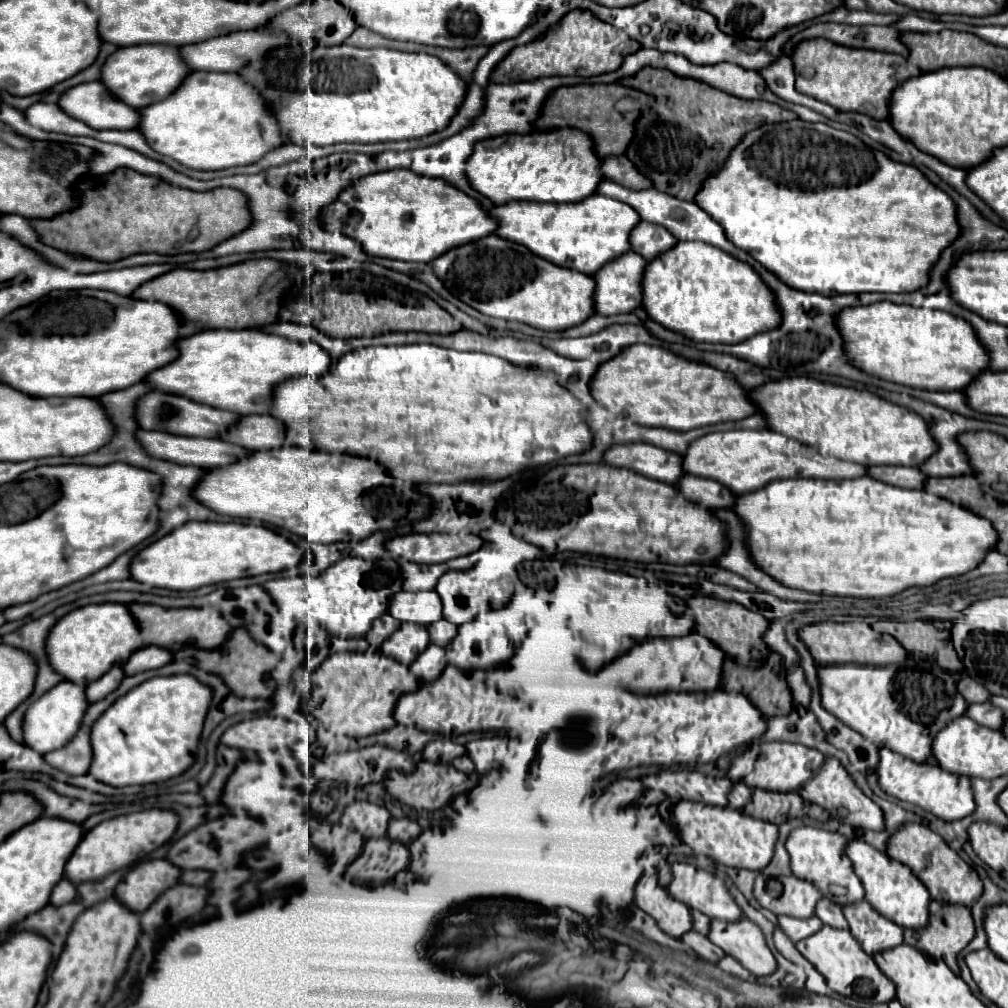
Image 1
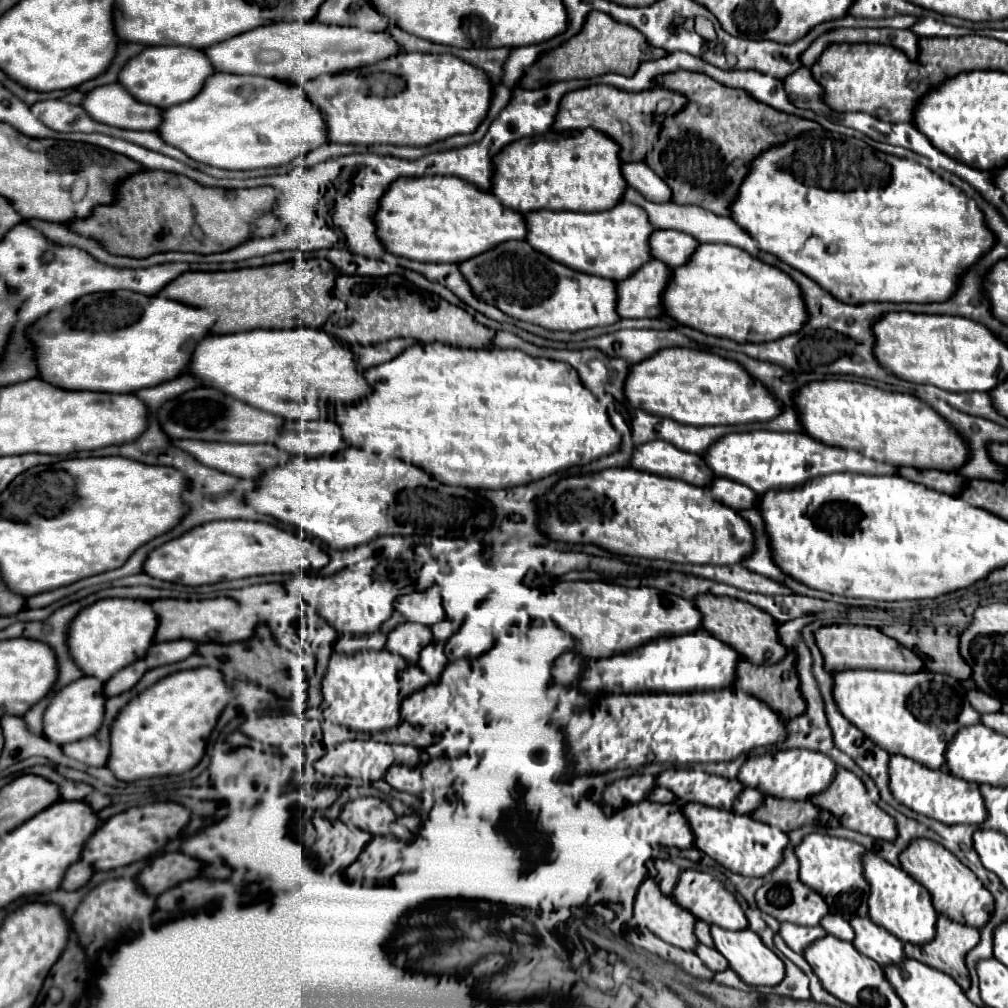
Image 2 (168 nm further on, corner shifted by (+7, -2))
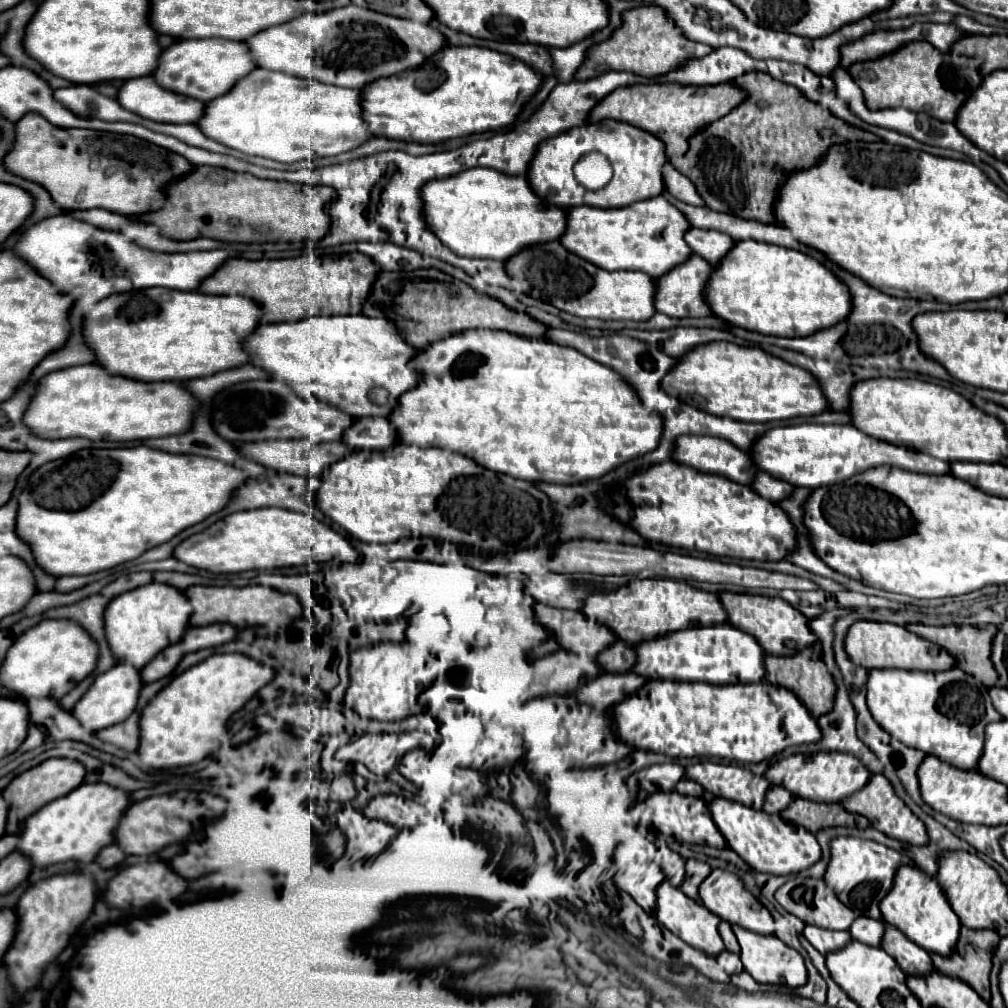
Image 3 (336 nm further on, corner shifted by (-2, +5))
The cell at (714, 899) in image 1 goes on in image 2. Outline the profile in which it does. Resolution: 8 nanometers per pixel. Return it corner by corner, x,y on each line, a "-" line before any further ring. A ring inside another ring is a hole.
683,870
671,896
679,906
687,908
695,918
699,918
707,924
717,924
725,930
743,930
743,928
747,928
747,918
745,918
741,906
737,904
735,896
731,892
727,892
725,886
707,872

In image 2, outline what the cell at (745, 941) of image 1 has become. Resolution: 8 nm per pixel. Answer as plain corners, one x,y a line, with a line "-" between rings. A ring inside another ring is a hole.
711,926
711,936
713,936
713,942
715,942
715,948
727,958
729,968
735,970
745,984
775,986
783,980
783,976
785,976
783,962
761,942
761,938
753,930
745,928
745,930
733,932
733,930
725,930
725,928
719,928
719,926

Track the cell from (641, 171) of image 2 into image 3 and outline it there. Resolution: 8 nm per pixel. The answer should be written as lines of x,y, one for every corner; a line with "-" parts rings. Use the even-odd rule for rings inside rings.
672,165
664,167
664,183
668,187
668,193
674,199
684,201
688,205
704,205
704,199
698,195
698,191
692,185
692,181
688,181
688,177
678,173

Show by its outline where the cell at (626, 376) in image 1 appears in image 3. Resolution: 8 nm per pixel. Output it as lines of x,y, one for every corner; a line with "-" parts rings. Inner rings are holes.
724,341
700,345
678,359
678,365
664,381
664,389
698,409
738,421
786,421
820,415
830,409
818,379
810,371
790,365
760,347
740,347

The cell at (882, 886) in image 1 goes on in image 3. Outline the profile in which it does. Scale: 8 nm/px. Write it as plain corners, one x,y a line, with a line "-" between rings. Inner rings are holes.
904,865
898,869
892,891
882,899
880,911
886,923
900,929
910,941
926,949
928,953
952,955
960,935
960,919
946,901
946,895
934,877
928,877
922,869
914,865

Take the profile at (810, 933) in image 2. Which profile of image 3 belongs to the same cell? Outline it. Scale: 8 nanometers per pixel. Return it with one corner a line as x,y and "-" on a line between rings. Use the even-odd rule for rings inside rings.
806,925
804,929
804,937
822,953
832,953
838,951
842,947
846,947
852,941
852,935
848,931
828,931
822,927
814,927
814,925

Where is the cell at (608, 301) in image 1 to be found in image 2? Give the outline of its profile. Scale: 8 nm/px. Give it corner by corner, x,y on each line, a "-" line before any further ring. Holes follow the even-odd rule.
649,260
627,280
617,280
617,312
621,318
663,314
661,292
669,280
669,268
659,260

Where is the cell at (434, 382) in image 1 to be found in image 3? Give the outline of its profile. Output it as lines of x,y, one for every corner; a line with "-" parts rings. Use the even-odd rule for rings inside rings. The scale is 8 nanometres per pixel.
472,329
432,343
412,359
412,369
420,371
424,379
416,389
400,397
396,411
390,415
400,443
448,447
460,455
474,457
486,469
516,479
534,483
582,483
600,479
618,465
654,451
662,437
664,423
660,413
646,411
636,389
616,371
574,347
546,339
528,339
496,329

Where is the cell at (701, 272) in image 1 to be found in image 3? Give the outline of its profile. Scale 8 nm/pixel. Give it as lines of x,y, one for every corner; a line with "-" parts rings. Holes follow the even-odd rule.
740,241
716,267
706,297
714,315
724,321
778,337
806,337
844,321
852,311
848,287
816,259
788,247

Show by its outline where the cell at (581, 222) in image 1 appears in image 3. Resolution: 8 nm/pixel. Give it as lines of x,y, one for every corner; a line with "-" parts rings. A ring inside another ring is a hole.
664,197
638,201
622,209
572,207
568,209
568,229
560,243
570,253
600,265
600,269
640,269
658,279
688,261
688,255
692,255
692,249
684,241
690,227
692,225
684,213

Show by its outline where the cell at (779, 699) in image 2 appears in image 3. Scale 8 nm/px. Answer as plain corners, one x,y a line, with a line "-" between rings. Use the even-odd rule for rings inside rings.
812,645
812,647
808,647
808,649
804,649
804,651
796,653
796,655
790,655
790,657
766,655
764,663
766,663
766,681
770,681
772,685
786,687
792,693
796,693
800,697
800,701
808,709
812,709
810,713
814,713
814,717
822,717
822,715
832,711
834,697
836,697
836,685
834,685
834,679
832,679
830,671
822,663
820,645

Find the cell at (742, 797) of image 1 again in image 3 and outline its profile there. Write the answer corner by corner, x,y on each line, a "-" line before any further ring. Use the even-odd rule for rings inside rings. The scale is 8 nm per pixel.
774,787
774,789
770,789
768,795
766,795
764,811
766,811
766,813
780,813
780,811
784,811
792,801
794,801
794,795
792,795
792,793
788,793
788,791
782,789
782,787

